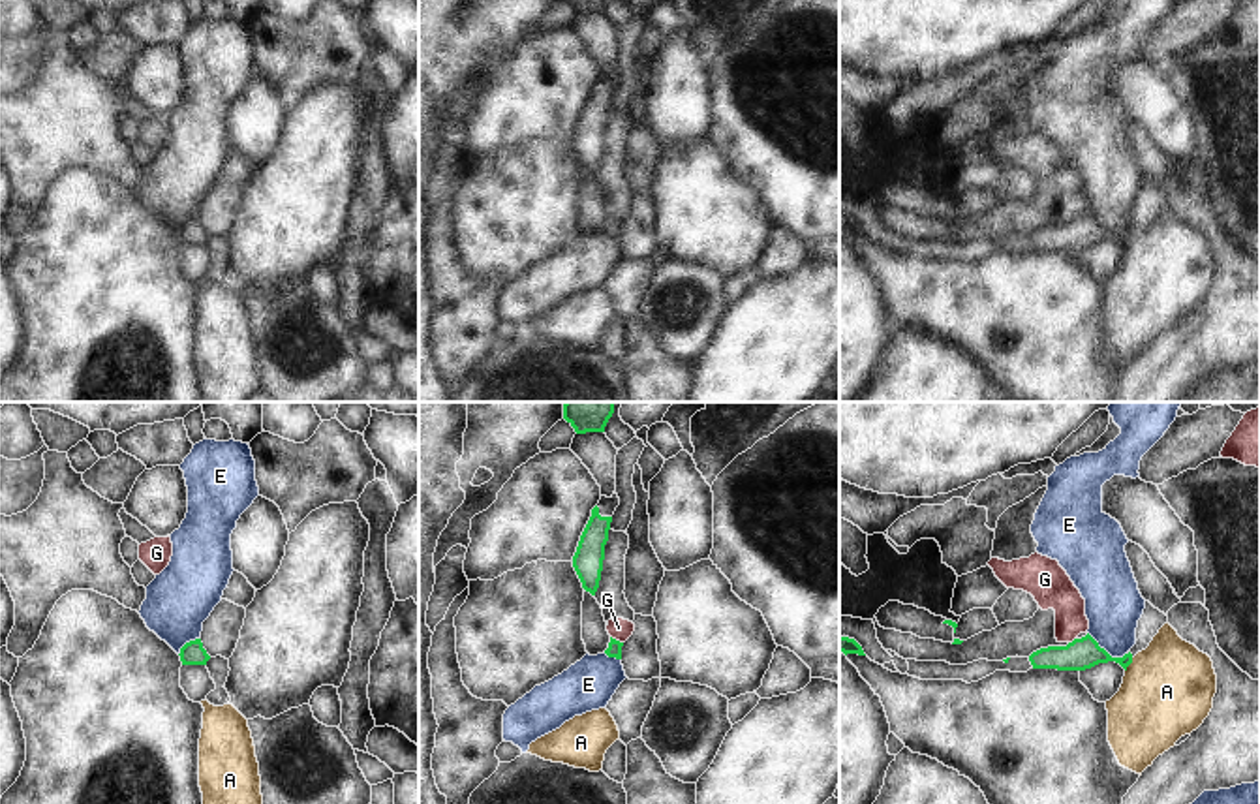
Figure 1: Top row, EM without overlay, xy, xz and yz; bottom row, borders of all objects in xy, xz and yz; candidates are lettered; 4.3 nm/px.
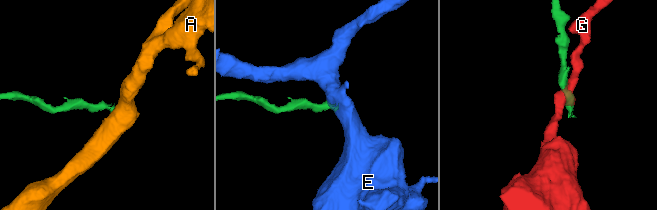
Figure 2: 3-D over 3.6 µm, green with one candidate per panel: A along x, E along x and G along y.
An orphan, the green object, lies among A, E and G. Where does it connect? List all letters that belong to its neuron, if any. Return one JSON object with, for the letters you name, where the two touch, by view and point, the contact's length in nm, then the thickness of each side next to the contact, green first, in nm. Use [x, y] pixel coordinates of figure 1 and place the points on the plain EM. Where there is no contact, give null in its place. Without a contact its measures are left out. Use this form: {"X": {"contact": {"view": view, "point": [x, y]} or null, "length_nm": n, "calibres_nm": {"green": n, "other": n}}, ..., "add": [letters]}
{"add": []}

